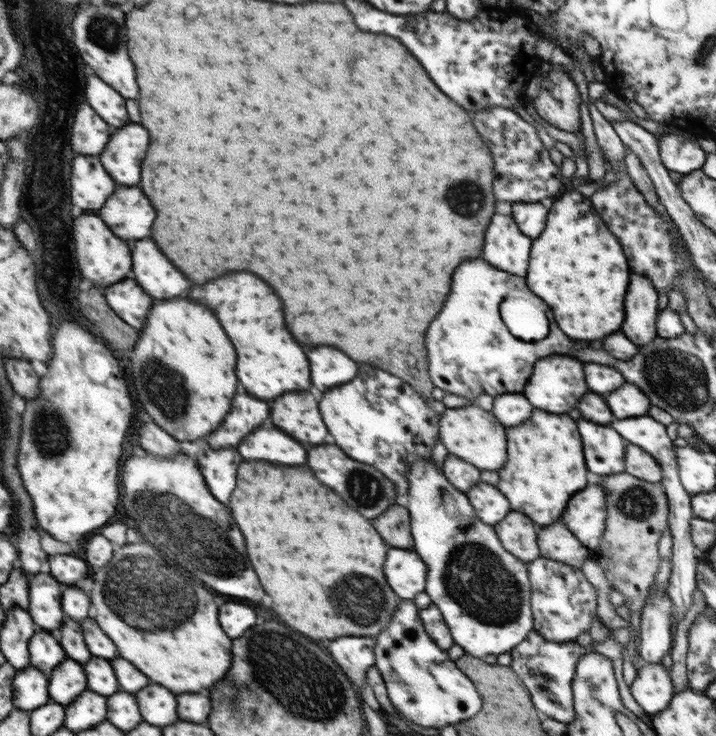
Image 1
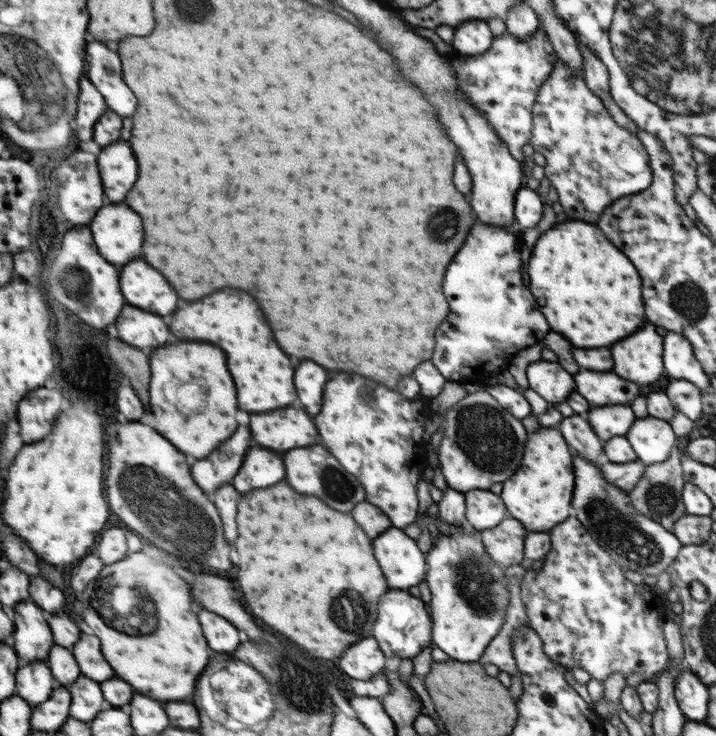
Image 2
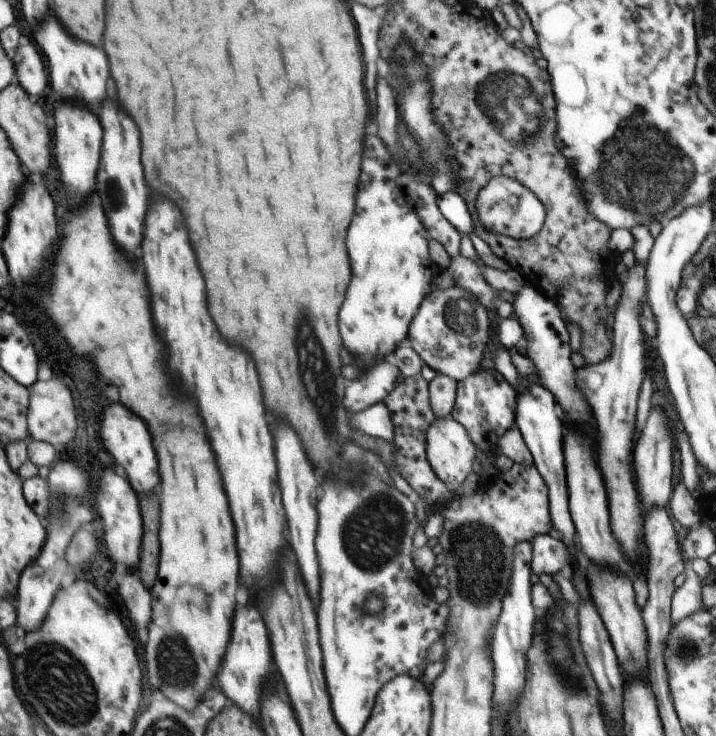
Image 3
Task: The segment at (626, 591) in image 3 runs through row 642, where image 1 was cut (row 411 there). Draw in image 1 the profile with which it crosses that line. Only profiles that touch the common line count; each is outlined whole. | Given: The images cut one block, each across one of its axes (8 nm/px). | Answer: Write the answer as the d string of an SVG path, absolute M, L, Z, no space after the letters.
M624 384L624 388L618 388L616 392L606 396L606 404L610 406L612 414L620 418L632 418L632 416L644 416L650 408L648 396L634 384Z

